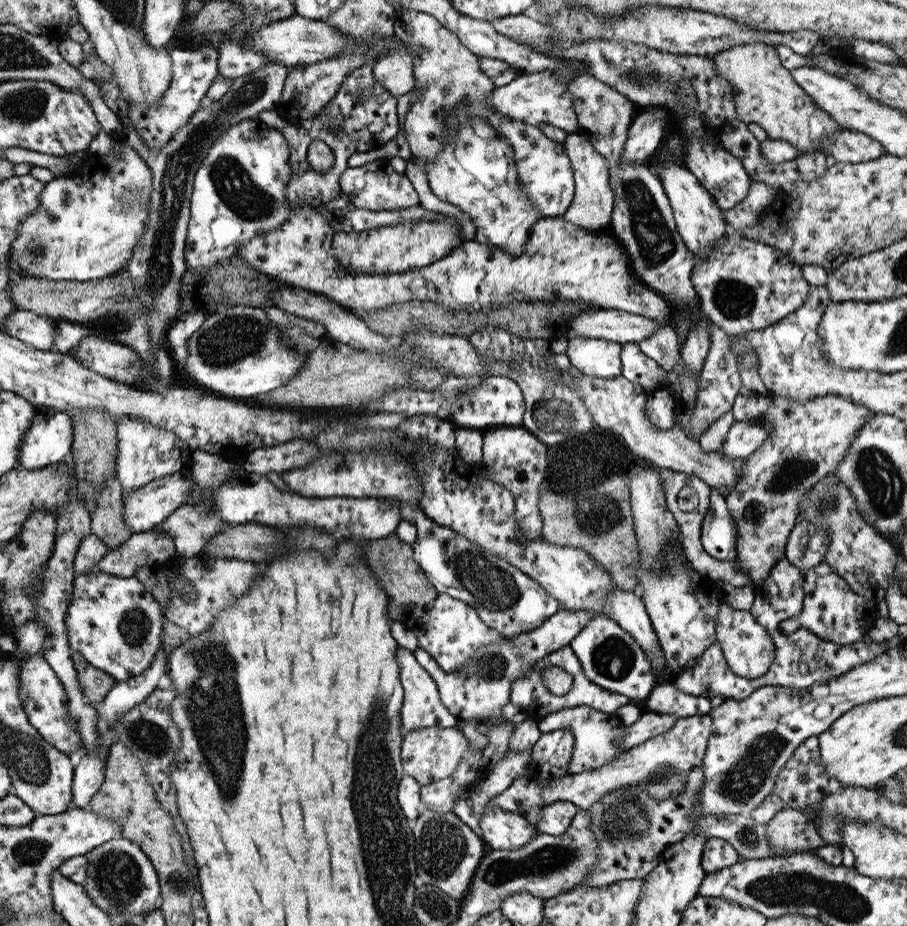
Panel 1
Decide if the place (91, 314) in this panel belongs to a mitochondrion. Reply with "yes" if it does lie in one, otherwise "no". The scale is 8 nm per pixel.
no

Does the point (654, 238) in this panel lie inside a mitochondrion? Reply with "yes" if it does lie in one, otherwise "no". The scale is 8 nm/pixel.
yes

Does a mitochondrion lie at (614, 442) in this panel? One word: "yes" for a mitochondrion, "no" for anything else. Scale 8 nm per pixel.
no

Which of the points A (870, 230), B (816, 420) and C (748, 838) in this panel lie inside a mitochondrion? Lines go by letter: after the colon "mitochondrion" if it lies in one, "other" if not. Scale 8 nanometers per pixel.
A: mitochondrion
B: other
C: mitochondrion

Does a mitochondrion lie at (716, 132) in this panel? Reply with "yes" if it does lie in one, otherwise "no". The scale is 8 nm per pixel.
no

